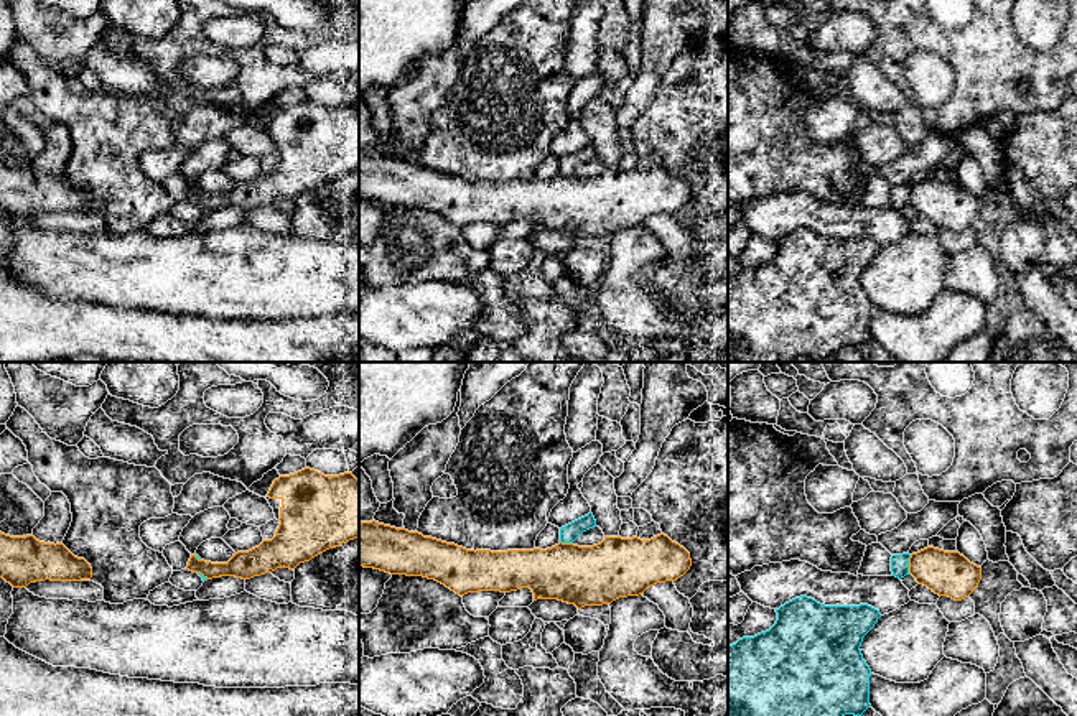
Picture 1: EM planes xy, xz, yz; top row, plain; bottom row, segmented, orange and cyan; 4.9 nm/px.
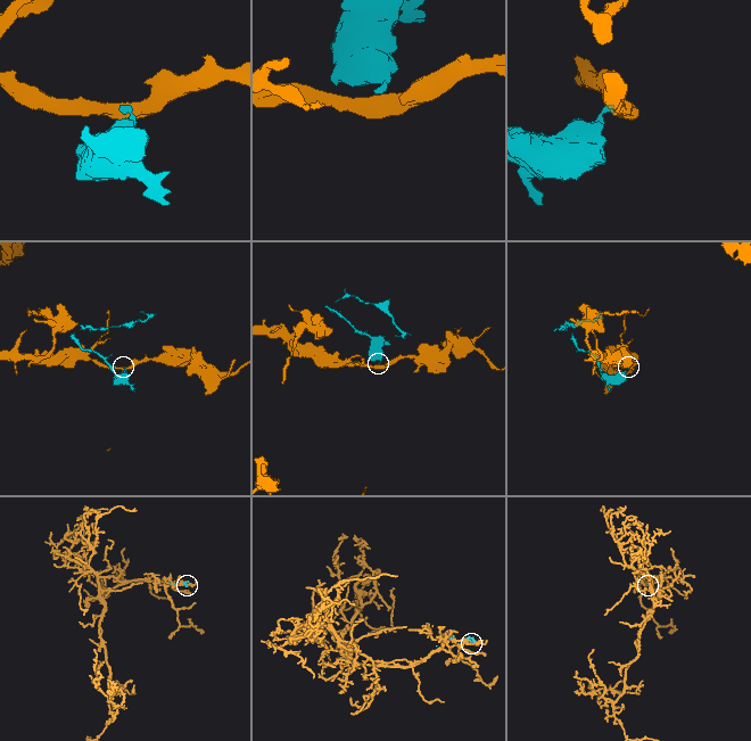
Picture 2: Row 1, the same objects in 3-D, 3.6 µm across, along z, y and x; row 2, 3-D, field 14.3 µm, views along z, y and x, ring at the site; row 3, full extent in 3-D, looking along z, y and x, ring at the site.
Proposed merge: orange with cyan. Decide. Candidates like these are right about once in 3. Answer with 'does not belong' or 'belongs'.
does not belong

